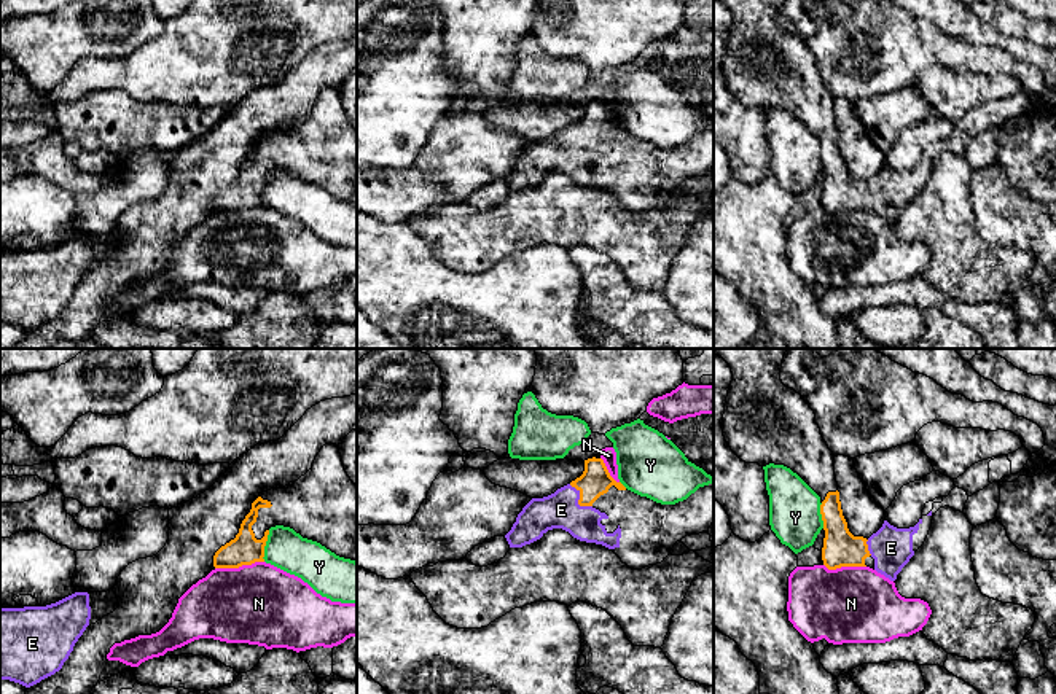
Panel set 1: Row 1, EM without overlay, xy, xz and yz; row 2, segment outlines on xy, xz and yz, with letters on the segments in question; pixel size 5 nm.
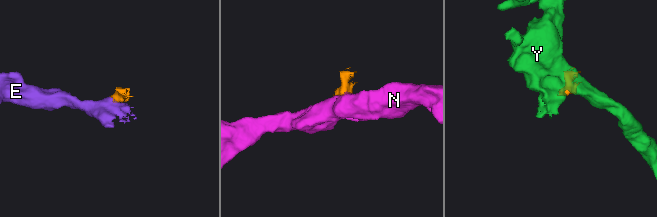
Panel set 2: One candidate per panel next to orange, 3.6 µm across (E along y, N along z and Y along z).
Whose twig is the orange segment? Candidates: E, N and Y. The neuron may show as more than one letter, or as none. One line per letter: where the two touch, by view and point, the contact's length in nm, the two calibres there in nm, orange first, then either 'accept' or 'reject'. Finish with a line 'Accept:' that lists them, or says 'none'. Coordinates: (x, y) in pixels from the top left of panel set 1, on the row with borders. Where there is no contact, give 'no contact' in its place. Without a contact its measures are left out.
E: meets orange in xz at (578, 500); contact 170 nm long; 150 nm thick on the orange side, 190 nm on the other; accept
N: meets orange in xy at (239, 565); contact 260 nm long; 160 nm thick on the orange side, 400 nm on the other; reject
Y: meets orange in xy at (265, 545); contact 160 nm long; 160 nm thick on the orange side, 200 nm on the other; reject
Accept: E

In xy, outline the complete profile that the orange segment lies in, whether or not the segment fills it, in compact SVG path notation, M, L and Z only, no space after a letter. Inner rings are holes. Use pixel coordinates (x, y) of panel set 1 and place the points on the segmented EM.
M325 444L312 468L284 489L252 503L234 540L213 556L215 568L264 562L269 528L284 525L339 557L357 562L357 485L347 476L339 447Z

